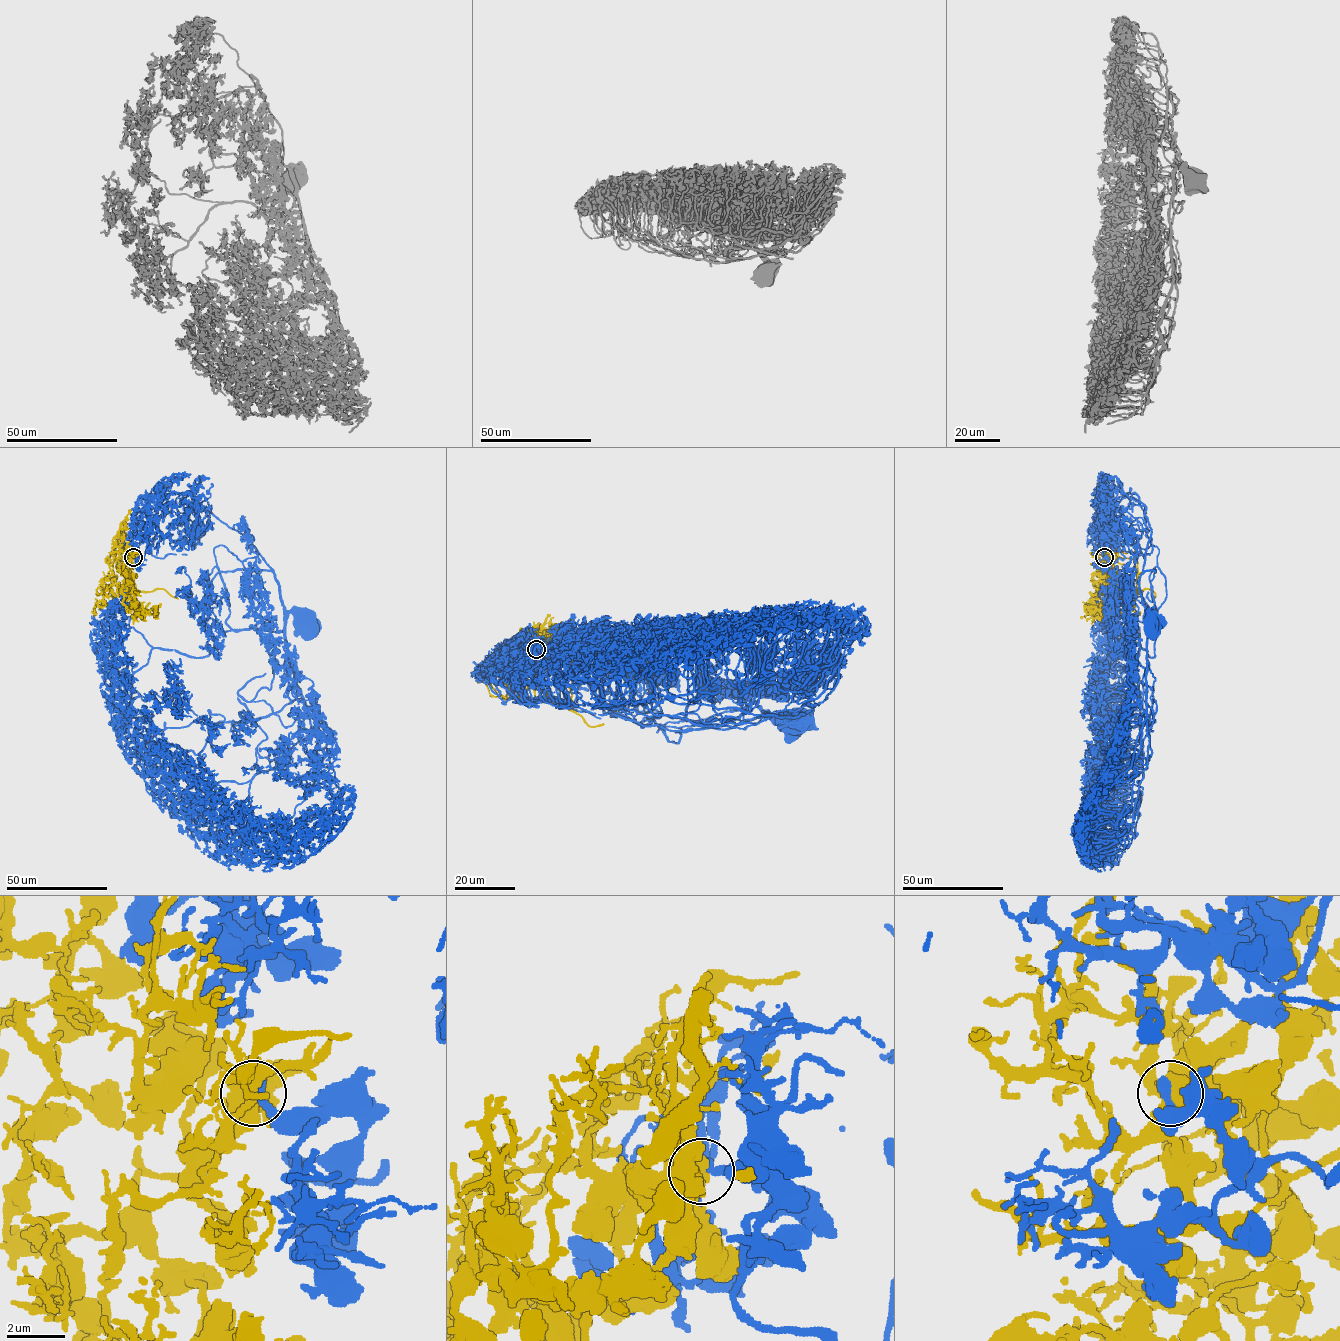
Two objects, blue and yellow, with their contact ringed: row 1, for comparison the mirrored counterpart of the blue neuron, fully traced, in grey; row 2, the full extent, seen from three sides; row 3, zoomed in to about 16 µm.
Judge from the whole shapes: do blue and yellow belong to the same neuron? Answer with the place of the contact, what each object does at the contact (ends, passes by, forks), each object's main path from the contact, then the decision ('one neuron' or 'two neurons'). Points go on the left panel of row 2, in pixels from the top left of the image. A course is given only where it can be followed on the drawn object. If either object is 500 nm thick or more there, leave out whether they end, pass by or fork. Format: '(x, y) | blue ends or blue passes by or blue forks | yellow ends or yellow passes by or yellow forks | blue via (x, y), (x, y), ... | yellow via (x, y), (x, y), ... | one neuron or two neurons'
(133, 557) | blue via (133, 556), (143, 559), (147, 513), (162, 494), (189, 492), (248, 539), (273, 570), (286, 611), (304, 617) | yellow via (133, 556), (125, 567), (135, 587), (127, 584), (125, 590), (134, 598), (135, 613), (155, 606), (154, 616) | one neuron

